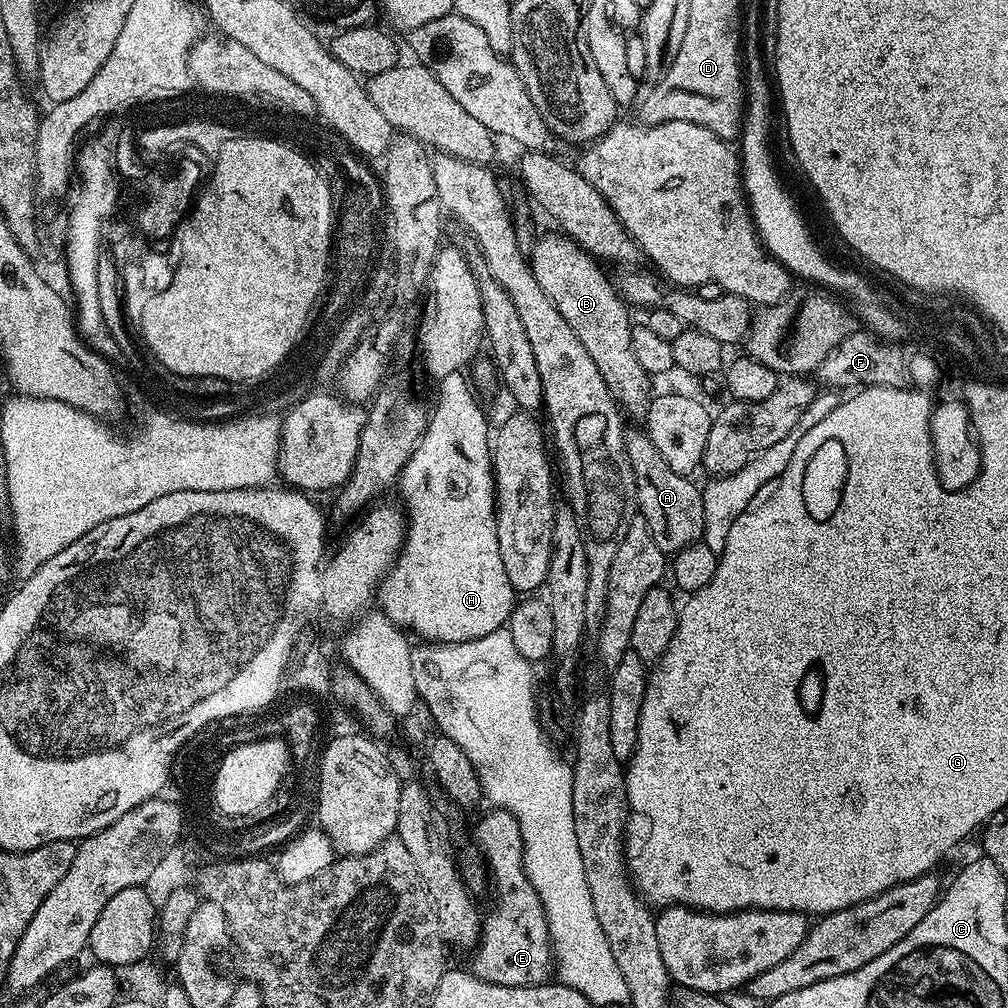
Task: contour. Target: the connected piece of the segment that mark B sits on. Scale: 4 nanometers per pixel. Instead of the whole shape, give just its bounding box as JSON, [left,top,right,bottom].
[530,234,654,418]

